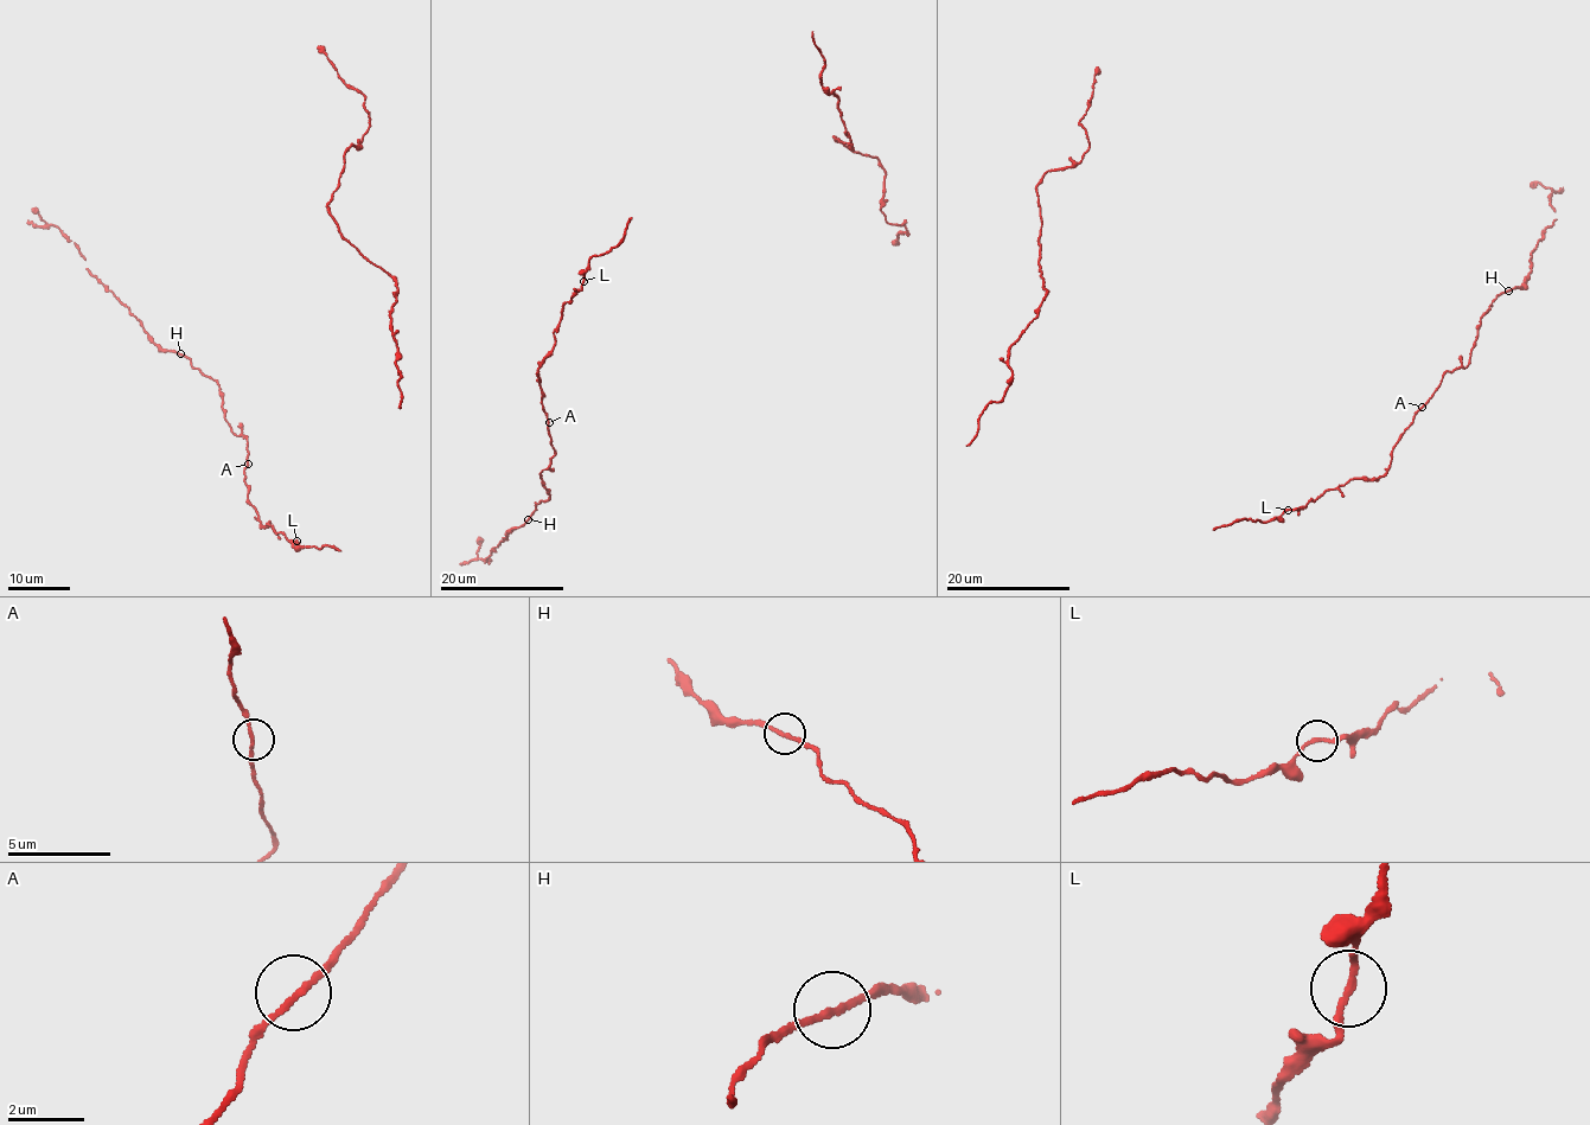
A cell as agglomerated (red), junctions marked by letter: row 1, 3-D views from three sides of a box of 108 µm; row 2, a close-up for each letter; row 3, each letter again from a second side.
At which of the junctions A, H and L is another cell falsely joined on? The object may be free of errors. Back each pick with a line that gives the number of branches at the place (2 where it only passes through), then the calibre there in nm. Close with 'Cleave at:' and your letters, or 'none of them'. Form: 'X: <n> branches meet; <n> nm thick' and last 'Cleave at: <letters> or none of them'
Cleave at: none of them

